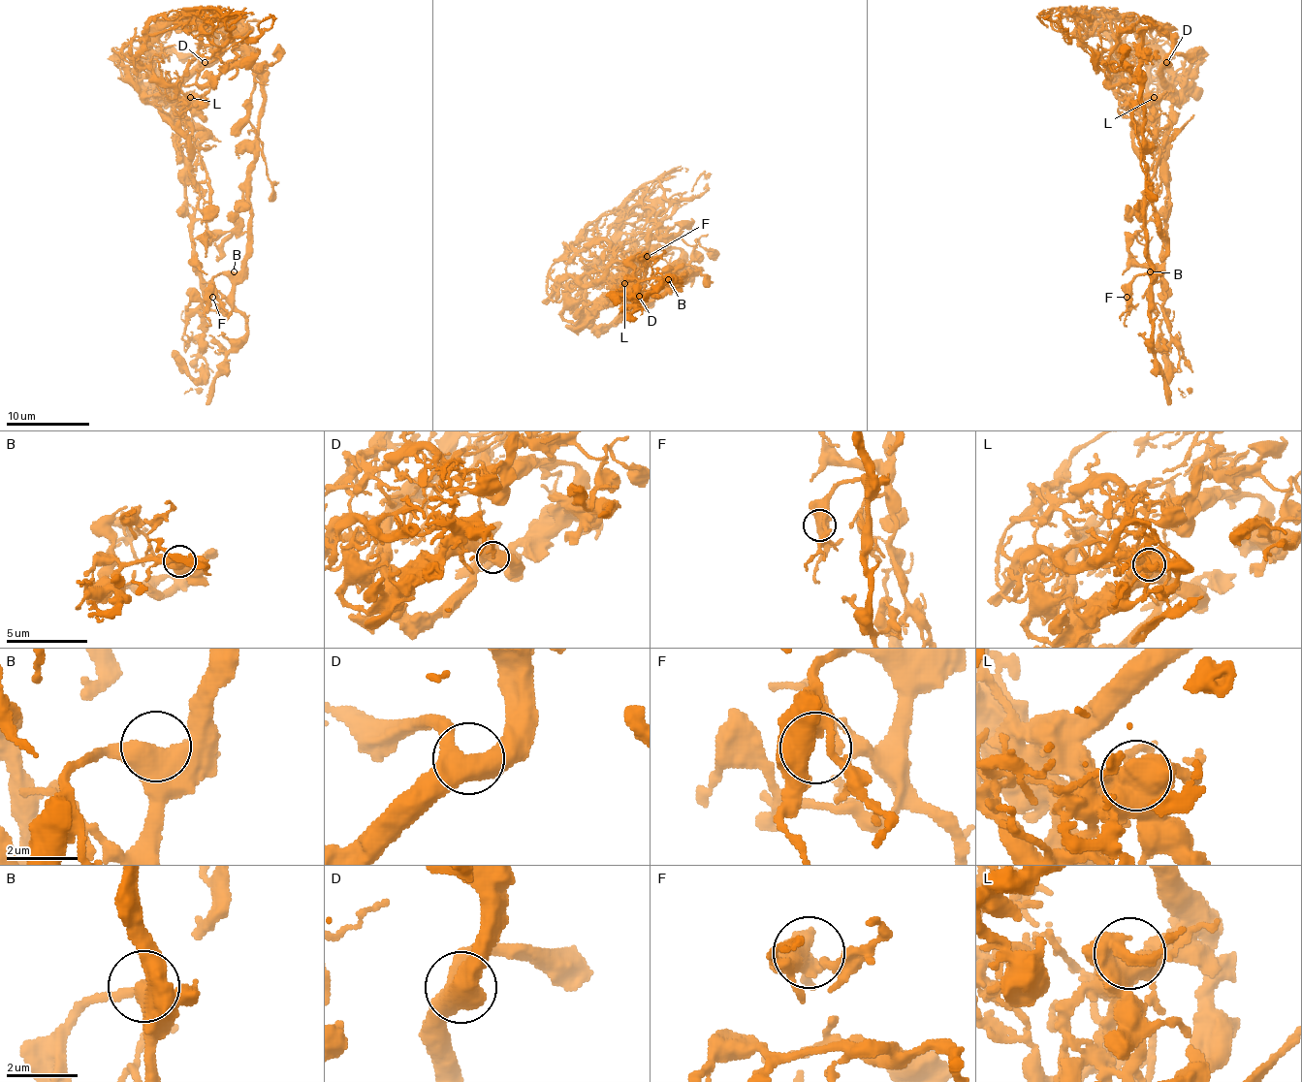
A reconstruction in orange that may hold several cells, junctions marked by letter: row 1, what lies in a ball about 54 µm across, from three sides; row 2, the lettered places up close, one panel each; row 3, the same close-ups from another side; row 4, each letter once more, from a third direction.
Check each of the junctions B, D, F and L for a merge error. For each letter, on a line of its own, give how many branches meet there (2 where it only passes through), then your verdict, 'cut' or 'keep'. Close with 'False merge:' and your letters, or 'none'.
B: branches 2; keep
D: branches 3; keep
F: branches 3; keep
L: branches 5; keep
False merge: none

